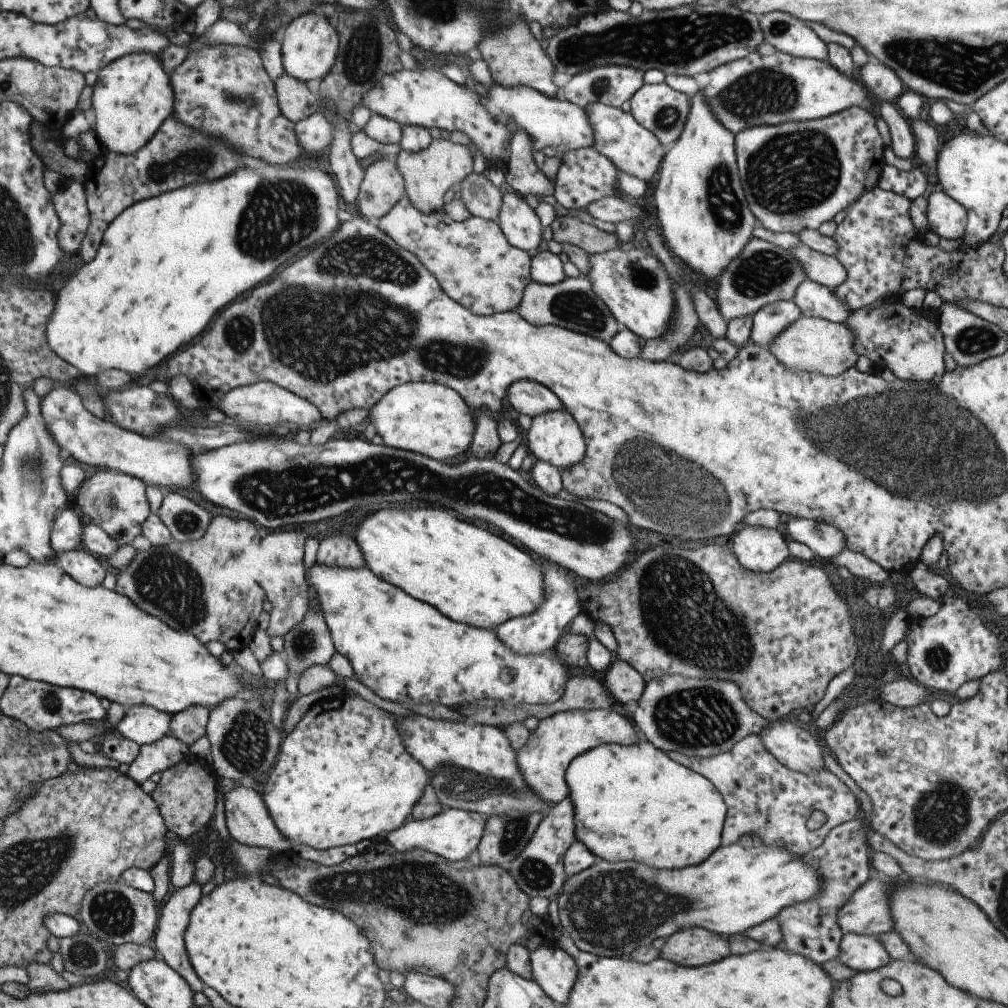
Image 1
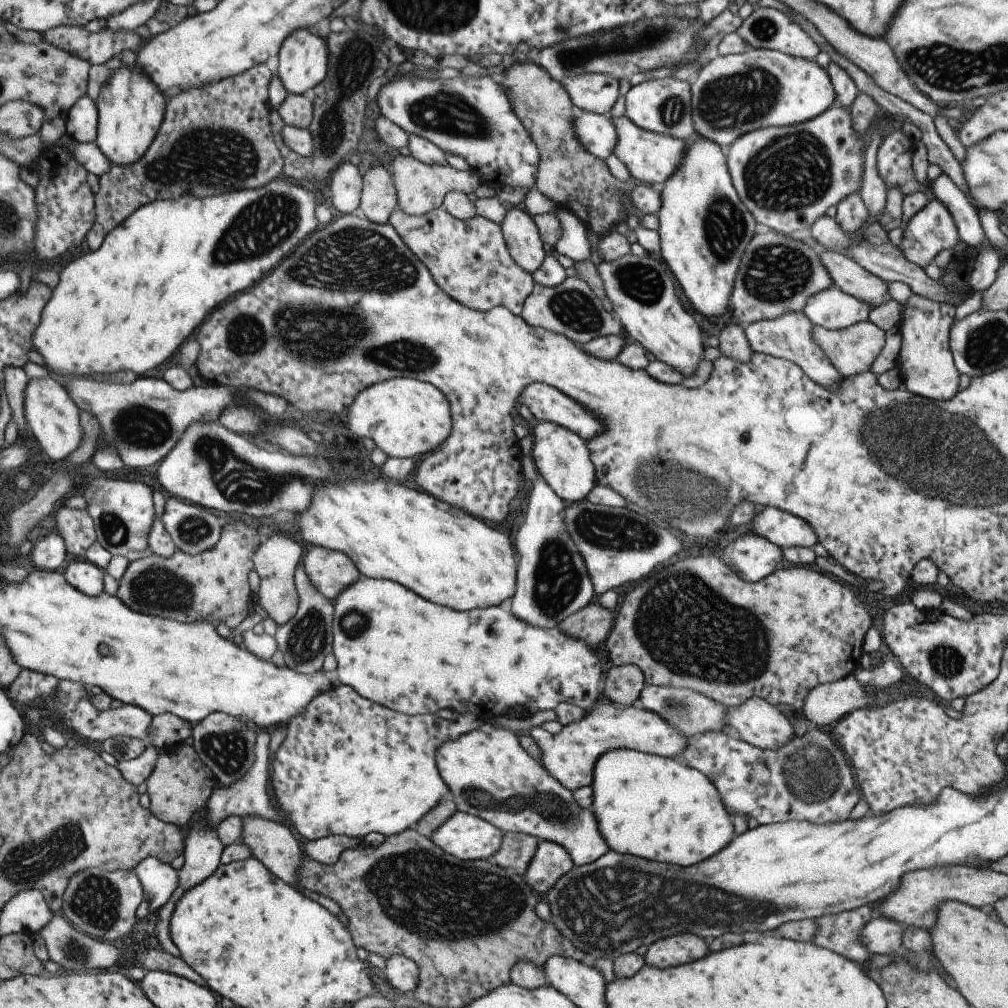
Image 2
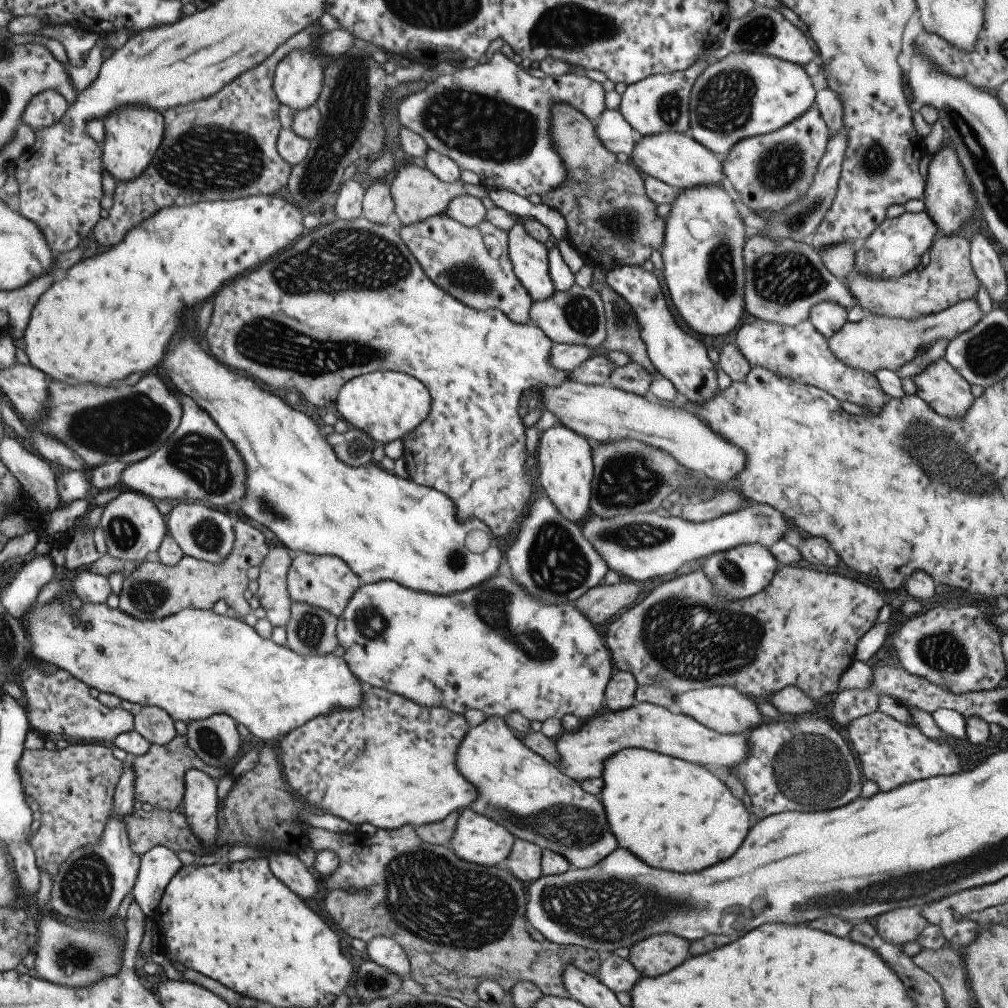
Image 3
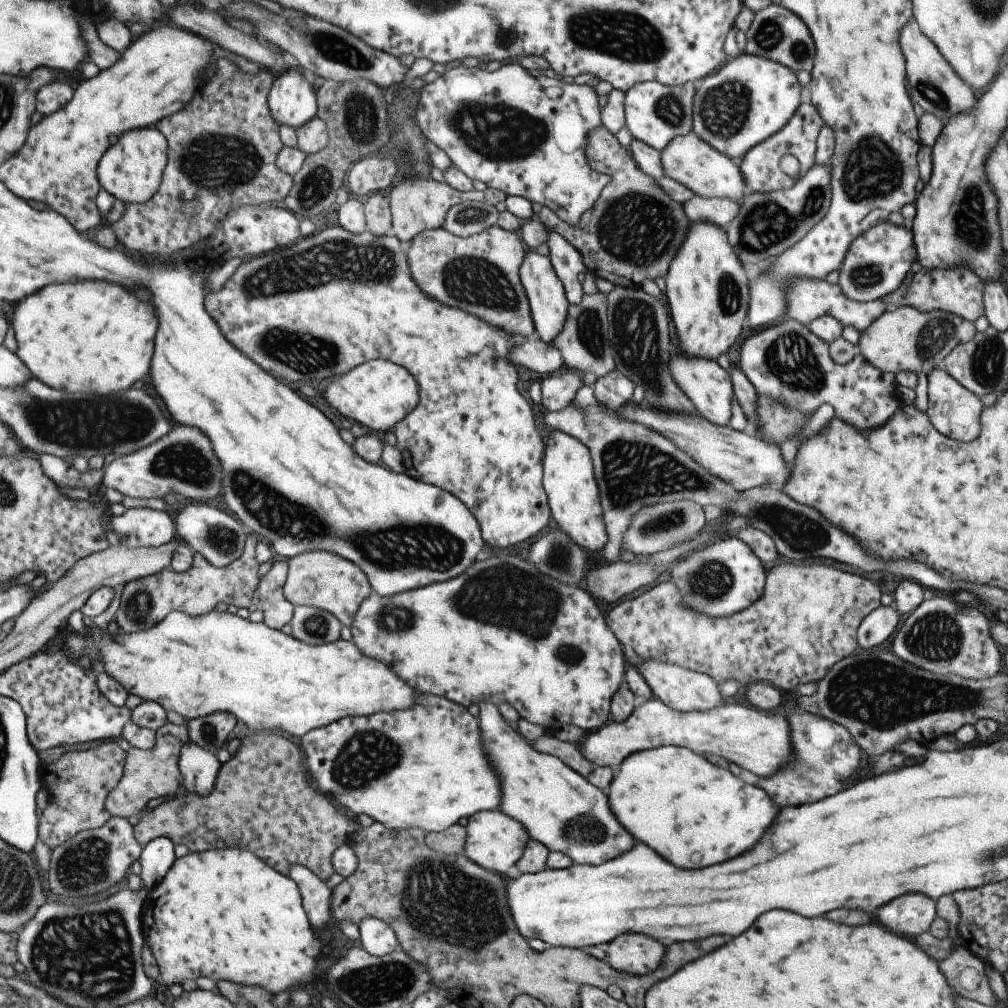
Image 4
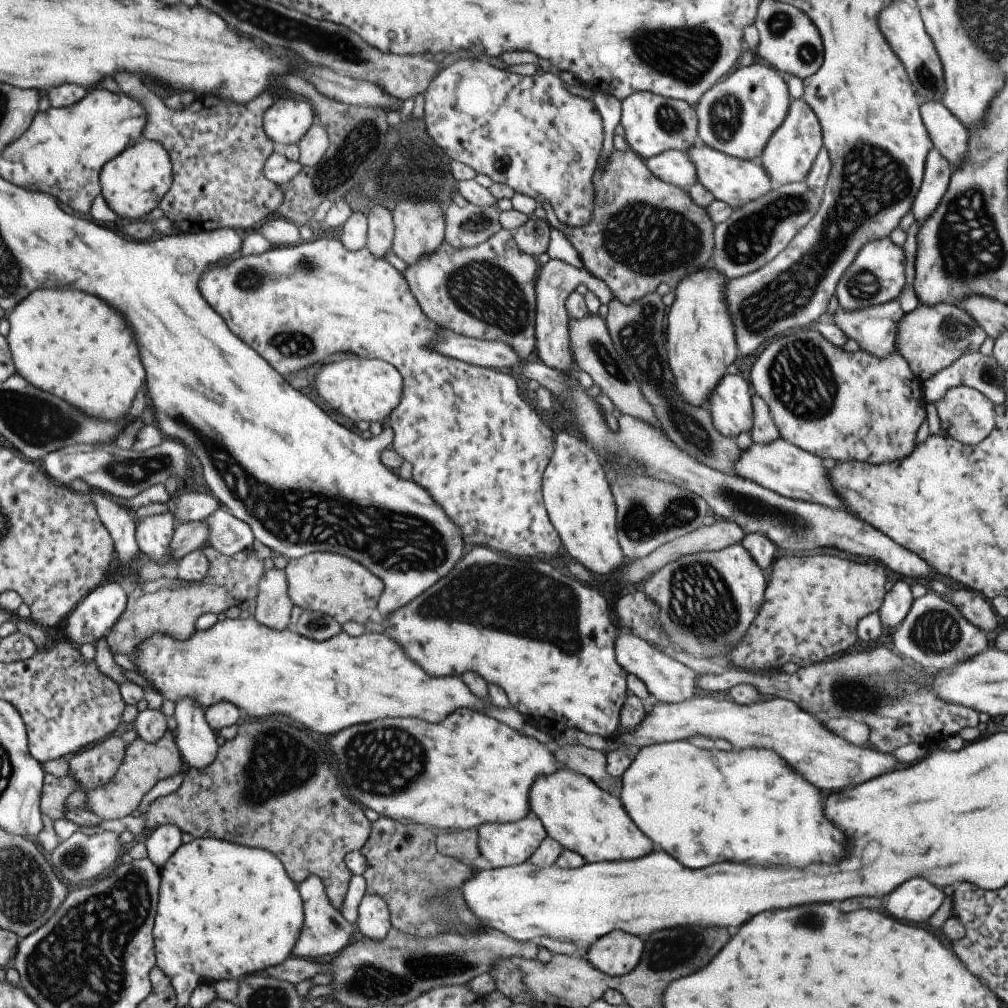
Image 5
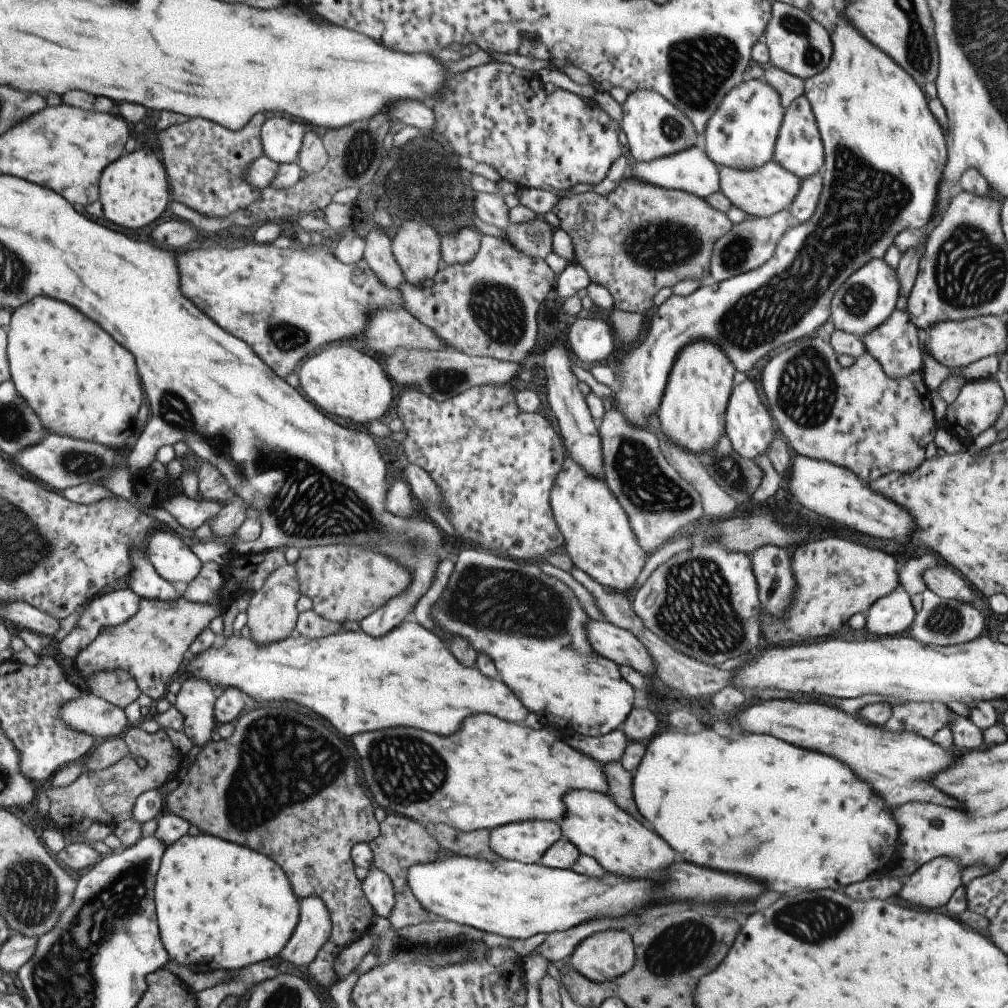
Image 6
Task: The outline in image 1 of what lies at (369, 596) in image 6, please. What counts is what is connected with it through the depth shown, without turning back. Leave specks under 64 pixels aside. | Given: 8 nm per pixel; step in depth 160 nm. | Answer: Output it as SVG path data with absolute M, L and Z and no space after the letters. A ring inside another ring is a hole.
M336 533L320 541L316 550L316 560L324 565L335 565L348 569L365 565L356 540L344 533Z

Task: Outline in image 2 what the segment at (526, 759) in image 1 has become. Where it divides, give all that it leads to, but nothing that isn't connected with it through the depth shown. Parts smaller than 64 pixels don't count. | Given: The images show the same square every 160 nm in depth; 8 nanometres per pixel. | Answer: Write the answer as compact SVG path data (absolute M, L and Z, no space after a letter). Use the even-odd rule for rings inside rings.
M599 704L572 723L562 726L557 734L540 727L527 730L538 746L537 762L549 776L571 792L590 784L594 760L611 749L633 749L661 757L680 756L691 739L685 739L668 723L645 709L615 708L613 704Z

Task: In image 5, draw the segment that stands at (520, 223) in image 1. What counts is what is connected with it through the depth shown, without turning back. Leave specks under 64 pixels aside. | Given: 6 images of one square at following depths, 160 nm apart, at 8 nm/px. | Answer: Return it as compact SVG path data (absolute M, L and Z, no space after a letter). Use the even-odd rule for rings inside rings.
M549 259L539 265L534 280L534 350L541 362L549 368L560 371L575 370L569 346L568 314L565 299L574 291L577 284L584 284L598 298L600 304L608 304L613 298L609 287L583 267L573 268L557 259Z

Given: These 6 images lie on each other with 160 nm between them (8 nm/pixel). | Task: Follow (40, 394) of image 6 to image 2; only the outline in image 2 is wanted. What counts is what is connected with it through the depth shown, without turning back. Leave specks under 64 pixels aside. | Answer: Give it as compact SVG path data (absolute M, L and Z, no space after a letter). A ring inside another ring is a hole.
M285 178L284 180L271 179L254 189L233 190L219 196L196 197L191 193L179 195L174 199L152 200L136 208L129 216L126 216L121 224L118 224L104 236L99 248L89 253L82 254L79 258L66 264L58 274L57 286L51 291L49 300L40 312L40 321L32 336L33 350L41 355L46 366L57 374L103 374L103 372L117 372L117 370L131 370L137 376L143 376L145 372L157 368L163 364L177 348L179 344L199 326L199 322L221 302L225 302L229 296L243 292L251 288L263 274L267 274L291 248L295 248L305 236L309 236L317 228L315 220L315 208L321 202L320 193L306 190Z

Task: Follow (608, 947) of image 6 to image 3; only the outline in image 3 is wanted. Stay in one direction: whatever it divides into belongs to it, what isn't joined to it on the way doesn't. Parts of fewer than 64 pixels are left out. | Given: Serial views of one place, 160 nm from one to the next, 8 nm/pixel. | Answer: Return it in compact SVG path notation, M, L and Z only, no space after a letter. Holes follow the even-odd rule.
M661 934L649 936L643 942L637 942L629 950L627 960L638 972L639 977L659 976L679 966L689 954L689 942L677 936Z

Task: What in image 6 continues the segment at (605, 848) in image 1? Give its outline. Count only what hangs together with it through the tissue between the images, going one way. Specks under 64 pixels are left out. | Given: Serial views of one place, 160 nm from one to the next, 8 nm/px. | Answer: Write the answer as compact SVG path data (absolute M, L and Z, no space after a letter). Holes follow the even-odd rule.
M737 724L733 726L731 734L727 738L717 736L711 728L705 728L697 734L668 731L653 736L648 741L647 747L644 748L639 764L632 772L631 792L642 822L655 834L659 834L677 854L681 854L681 858L685 862L749 876L753 880L769 884L769 890L773 890L773 892L787 892L787 890L795 890L797 886L799 888L833 888L835 890L835 886L847 886L851 882L861 882L867 876L871 876L873 872L879 872L881 868L885 868L885 862L891 860L893 840L897 836L897 826L889 818L883 802L879 798L875 798L873 792L865 784L855 782L853 774L841 762L837 762L829 756L823 756L823 754L805 752L801 748L795 748L795 746L775 740L771 736L744 733Z

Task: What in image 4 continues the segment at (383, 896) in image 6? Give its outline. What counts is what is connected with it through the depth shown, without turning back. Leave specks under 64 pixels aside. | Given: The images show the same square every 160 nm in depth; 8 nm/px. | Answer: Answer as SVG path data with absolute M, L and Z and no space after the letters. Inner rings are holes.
M369 916L361 919L357 926L361 948L371 956L382 957L397 950L394 932L382 920Z

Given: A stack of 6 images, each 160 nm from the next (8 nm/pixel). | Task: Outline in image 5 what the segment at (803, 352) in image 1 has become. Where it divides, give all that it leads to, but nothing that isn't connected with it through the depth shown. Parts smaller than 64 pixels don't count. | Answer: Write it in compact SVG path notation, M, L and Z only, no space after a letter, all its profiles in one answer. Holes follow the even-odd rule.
M917 303L913 310L903 313L903 316L896 322L893 348L895 353L905 359L909 370L922 382L931 379L940 370L947 368L962 354L977 351L985 337L986 334L963 309L949 303L937 303L925 306L923 303Z

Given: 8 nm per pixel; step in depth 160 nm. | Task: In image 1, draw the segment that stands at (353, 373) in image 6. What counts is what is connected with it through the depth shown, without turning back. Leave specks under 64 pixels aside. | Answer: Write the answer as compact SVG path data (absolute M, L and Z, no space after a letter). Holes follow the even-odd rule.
M403 383L389 389L372 407L371 416L364 424L371 423L381 437L382 444L394 449L419 453L436 461L449 460L469 449L475 428L476 415L452 388L437 383Z

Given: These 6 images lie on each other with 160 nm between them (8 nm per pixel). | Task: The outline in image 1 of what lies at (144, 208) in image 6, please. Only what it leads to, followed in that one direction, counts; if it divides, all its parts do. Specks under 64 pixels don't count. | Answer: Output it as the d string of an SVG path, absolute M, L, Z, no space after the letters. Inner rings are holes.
M143 51L129 53L112 60L95 73L90 115L93 130L102 148L109 149L118 155L132 155L147 144L161 123L172 116L172 112L173 94L171 94L170 80L157 55Z

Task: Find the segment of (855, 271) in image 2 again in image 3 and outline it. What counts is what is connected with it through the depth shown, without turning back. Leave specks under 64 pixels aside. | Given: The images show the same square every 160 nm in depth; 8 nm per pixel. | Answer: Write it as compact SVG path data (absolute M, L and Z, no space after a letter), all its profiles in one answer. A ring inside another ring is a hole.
M938 234L929 247L929 263L898 277L885 278L851 272L843 282L862 310L871 315L913 320L935 314L959 301L974 298L978 280L971 268L970 246L961 236Z

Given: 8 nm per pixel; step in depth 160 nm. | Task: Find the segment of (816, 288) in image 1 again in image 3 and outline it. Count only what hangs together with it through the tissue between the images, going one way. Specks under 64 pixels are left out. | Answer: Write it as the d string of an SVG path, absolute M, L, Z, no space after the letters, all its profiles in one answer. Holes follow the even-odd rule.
M821 301L809 308L807 320L825 338L837 332L846 321L847 309L833 301Z

